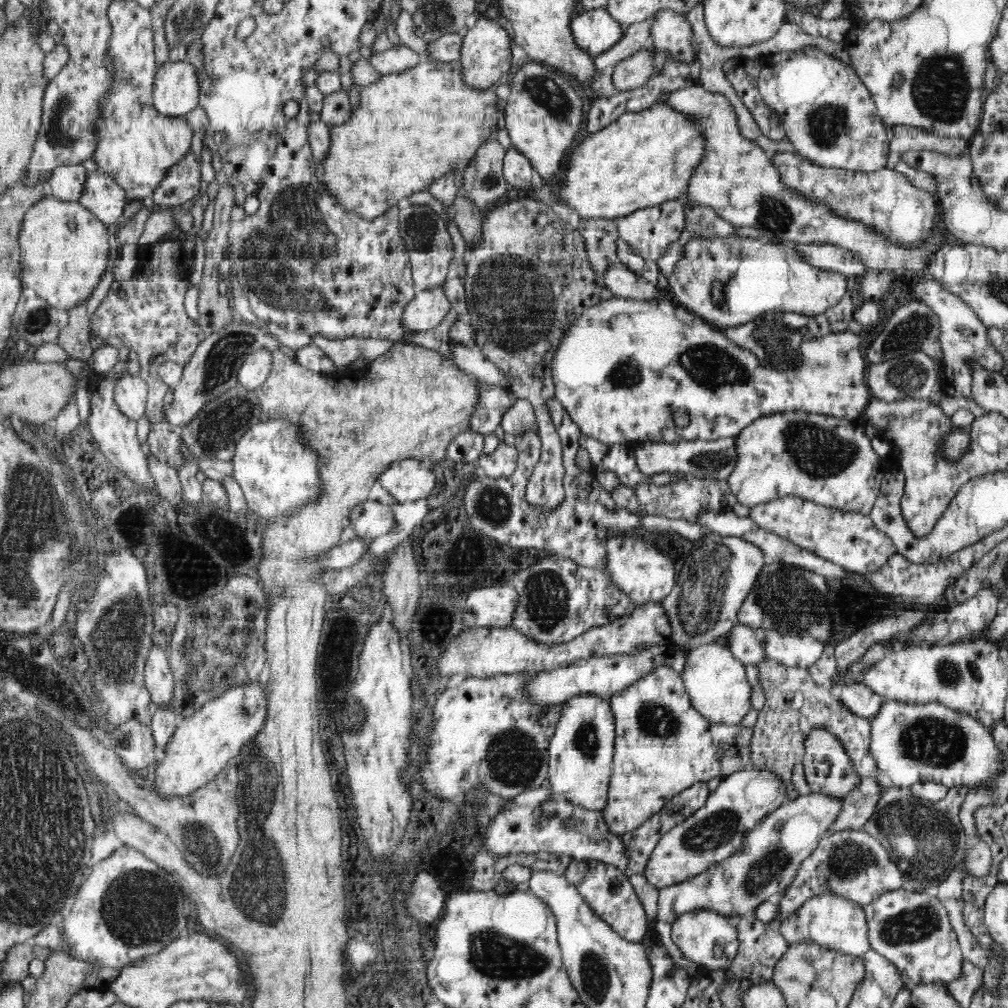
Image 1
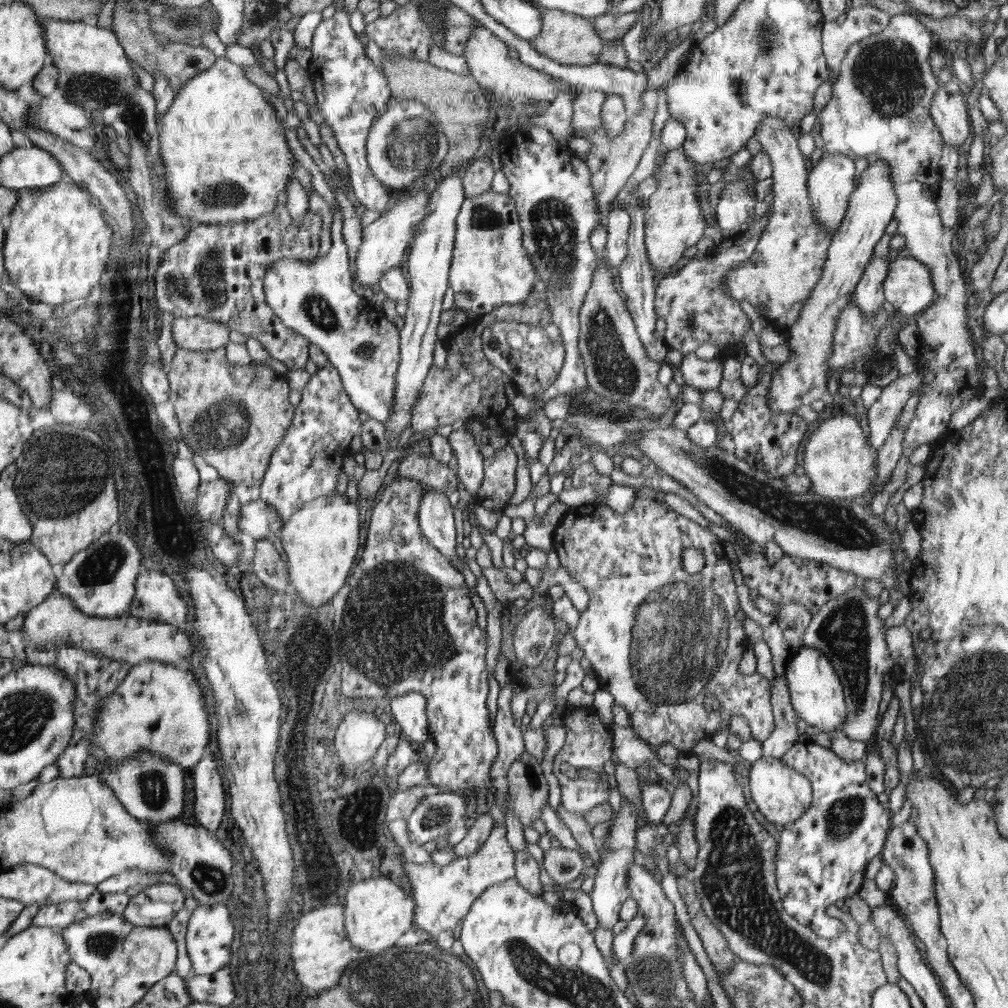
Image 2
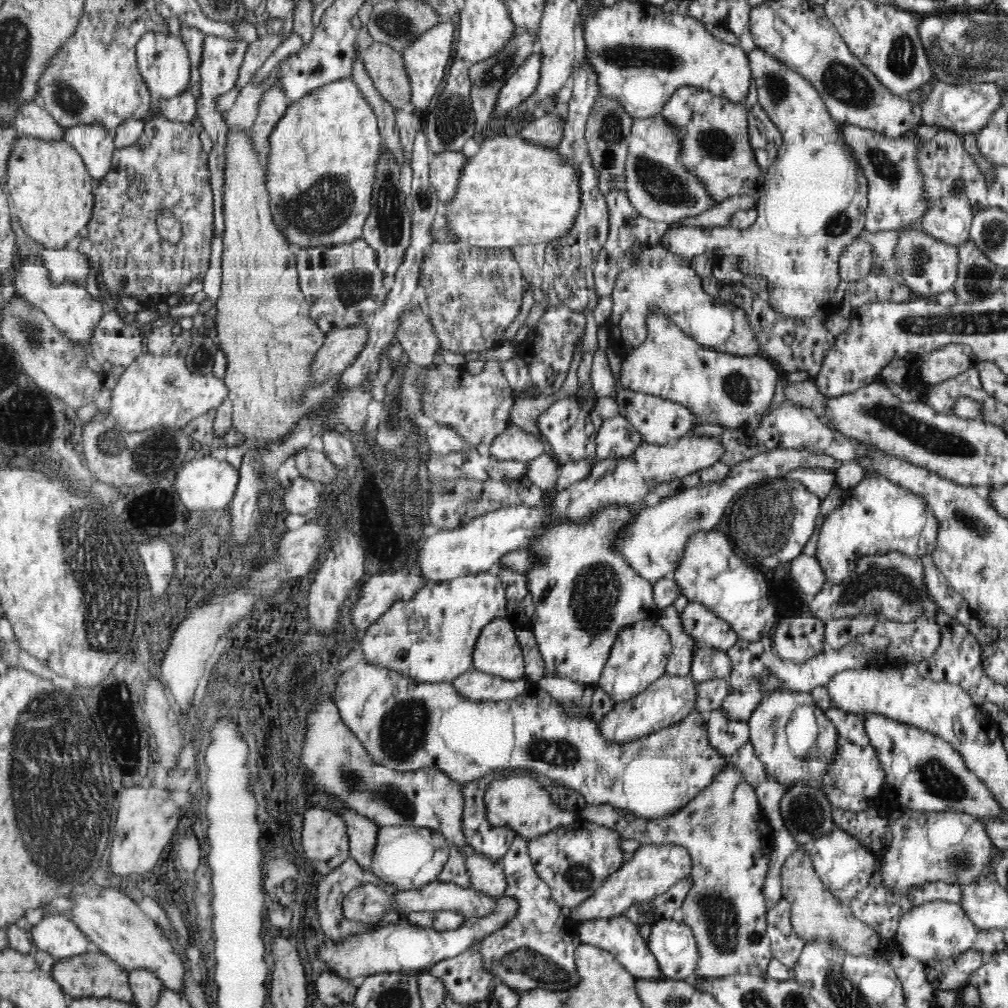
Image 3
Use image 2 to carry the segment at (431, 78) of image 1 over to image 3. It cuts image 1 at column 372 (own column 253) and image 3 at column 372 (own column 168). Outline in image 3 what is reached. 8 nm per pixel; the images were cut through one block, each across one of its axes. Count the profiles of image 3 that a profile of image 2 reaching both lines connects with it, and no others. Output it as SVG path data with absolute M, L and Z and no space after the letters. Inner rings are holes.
M352 78L331 82L291 102L273 127L268 142L265 167L270 210L286 240L296 248L308 249L343 245L362 238L383 138L374 109ZM340 174L354 178L354 198L344 194L340 186L334 186L334 182L340 182Z

